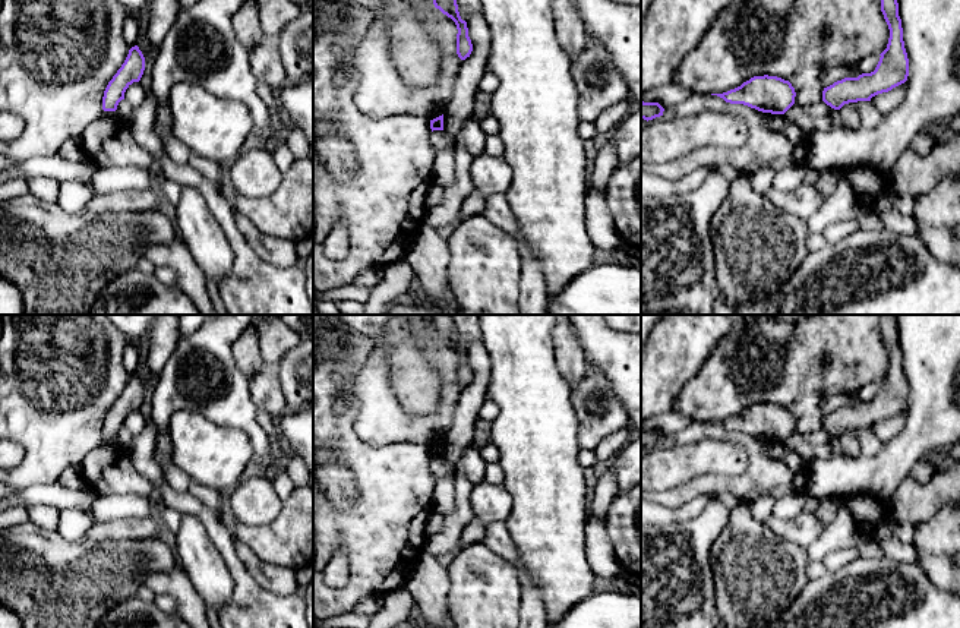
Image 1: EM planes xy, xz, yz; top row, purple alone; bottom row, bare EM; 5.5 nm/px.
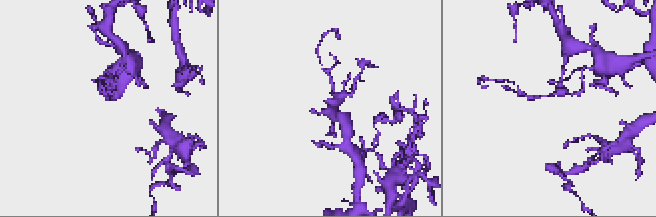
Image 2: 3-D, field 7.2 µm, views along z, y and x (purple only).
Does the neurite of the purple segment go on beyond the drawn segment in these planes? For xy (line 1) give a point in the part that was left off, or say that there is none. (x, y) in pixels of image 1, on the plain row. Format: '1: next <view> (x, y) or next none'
1: next none

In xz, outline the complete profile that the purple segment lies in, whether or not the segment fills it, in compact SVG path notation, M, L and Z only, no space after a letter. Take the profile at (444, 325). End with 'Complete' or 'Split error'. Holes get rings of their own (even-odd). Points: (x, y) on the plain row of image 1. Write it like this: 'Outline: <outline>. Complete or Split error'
Outline: M433 315L433 332L455 350L458 357L457 382L461 388L465 388L473 379L473 372L468 365L467 350L461 347L458 340L454 315Z. Complete

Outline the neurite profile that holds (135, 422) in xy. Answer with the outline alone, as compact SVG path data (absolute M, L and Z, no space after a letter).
M133 410L124 420L124 427L133 435L139 435L146 426L146 419L139 410Z

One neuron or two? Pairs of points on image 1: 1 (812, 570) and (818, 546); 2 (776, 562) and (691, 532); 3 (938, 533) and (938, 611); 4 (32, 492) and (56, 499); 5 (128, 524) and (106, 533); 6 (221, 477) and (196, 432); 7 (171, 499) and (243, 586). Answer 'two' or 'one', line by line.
1: two
2: two
3: two
4: one
5: one
6: one
7: one

